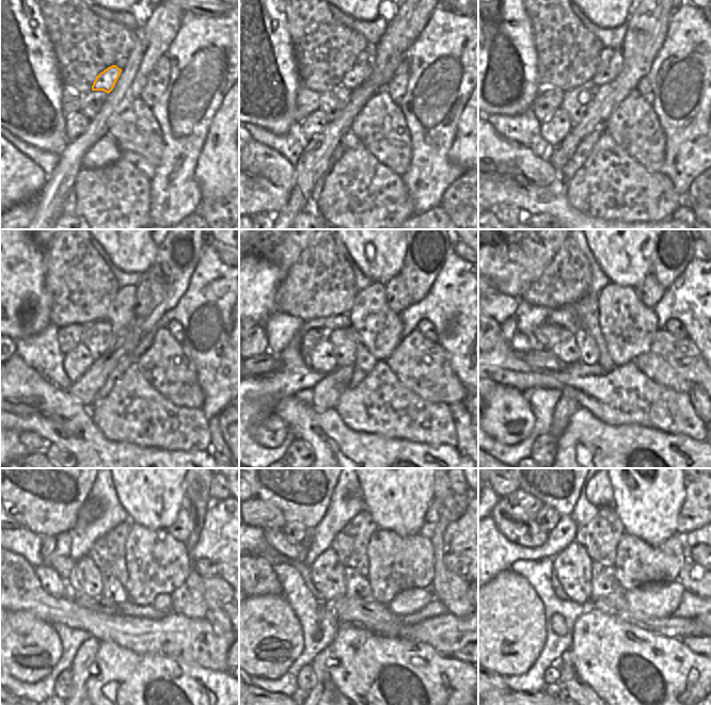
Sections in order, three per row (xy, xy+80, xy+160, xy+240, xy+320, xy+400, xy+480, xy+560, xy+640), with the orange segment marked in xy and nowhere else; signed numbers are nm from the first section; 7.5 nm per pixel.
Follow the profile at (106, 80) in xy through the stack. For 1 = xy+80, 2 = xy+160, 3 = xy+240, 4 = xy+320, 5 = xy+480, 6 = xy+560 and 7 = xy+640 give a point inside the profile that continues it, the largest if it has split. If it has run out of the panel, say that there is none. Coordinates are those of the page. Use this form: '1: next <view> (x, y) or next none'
1: next xy+80 (358, 74)
2: next xy+160 (610, 73)
3: next xy+240 (143, 306)
4: next xy+320 (398, 300)
5: next xy+480 (182, 529)
6: next xy+560 (454, 506)
7: next xy+640 (695, 512)

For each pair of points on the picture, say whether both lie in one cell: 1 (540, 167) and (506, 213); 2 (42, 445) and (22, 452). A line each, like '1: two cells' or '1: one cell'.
1: two cells
2: two cells

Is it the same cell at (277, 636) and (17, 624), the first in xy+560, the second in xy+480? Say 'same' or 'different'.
same

